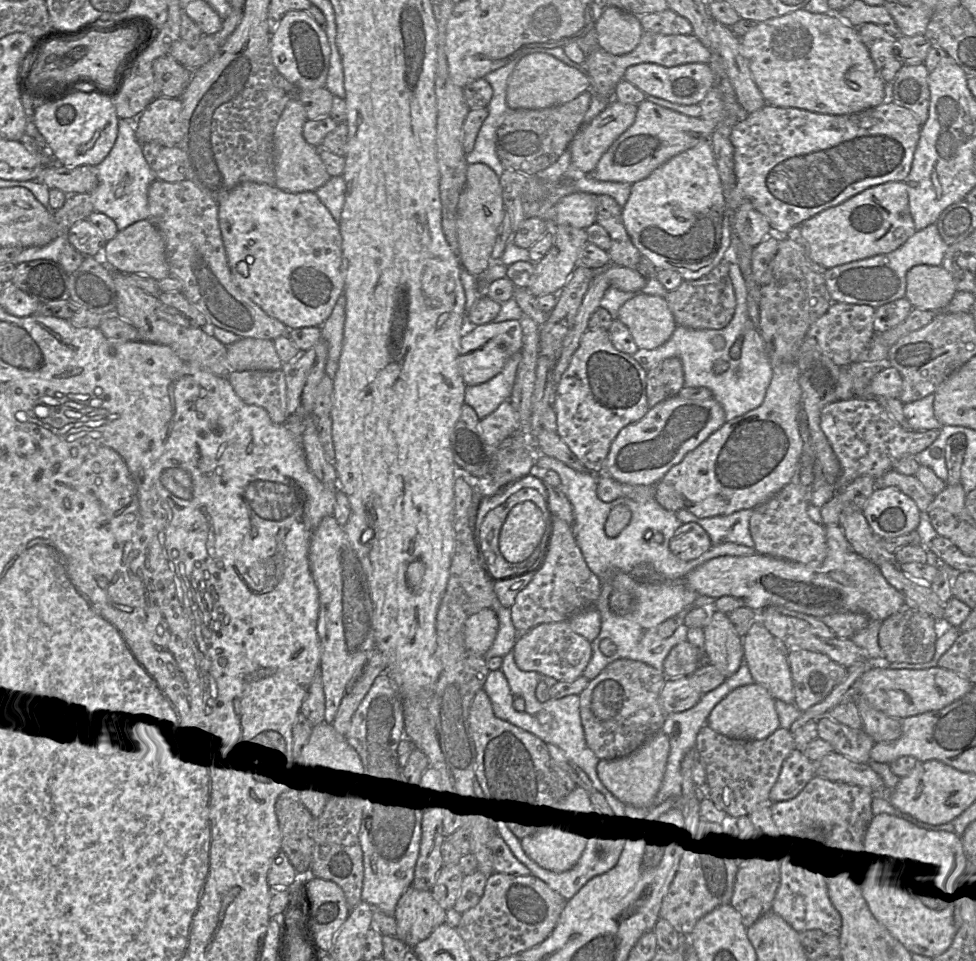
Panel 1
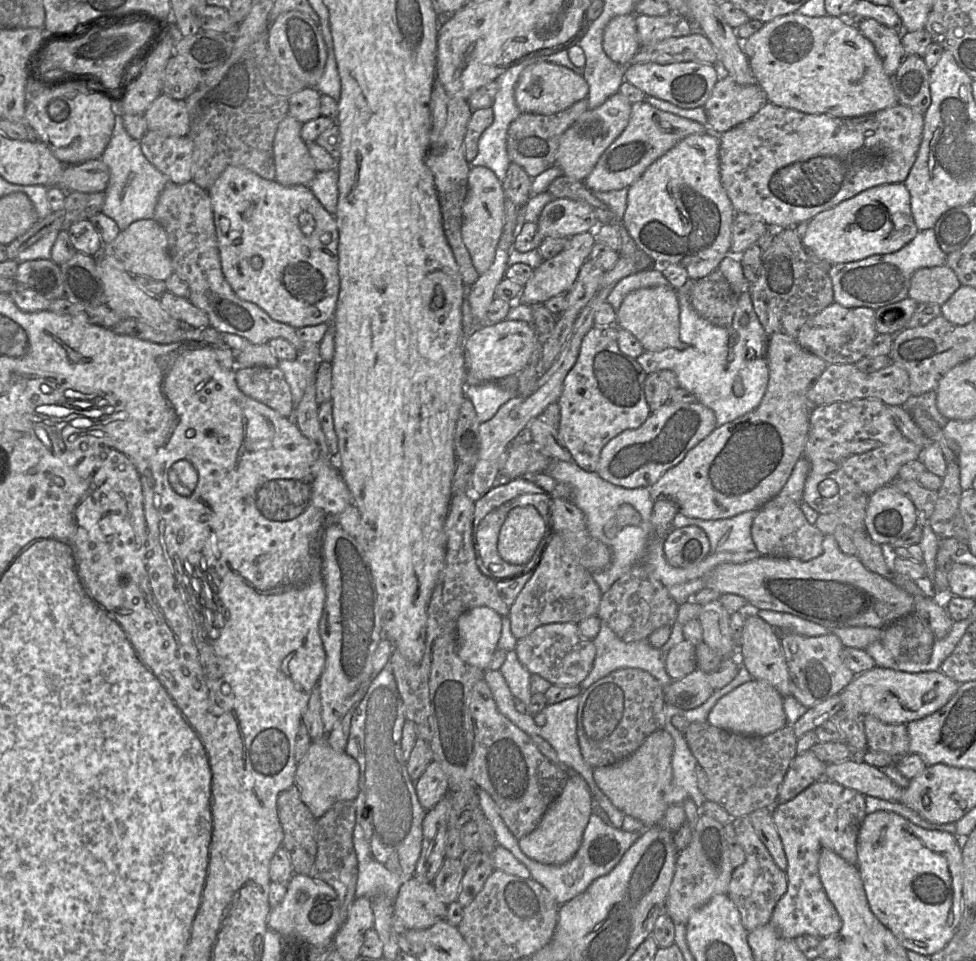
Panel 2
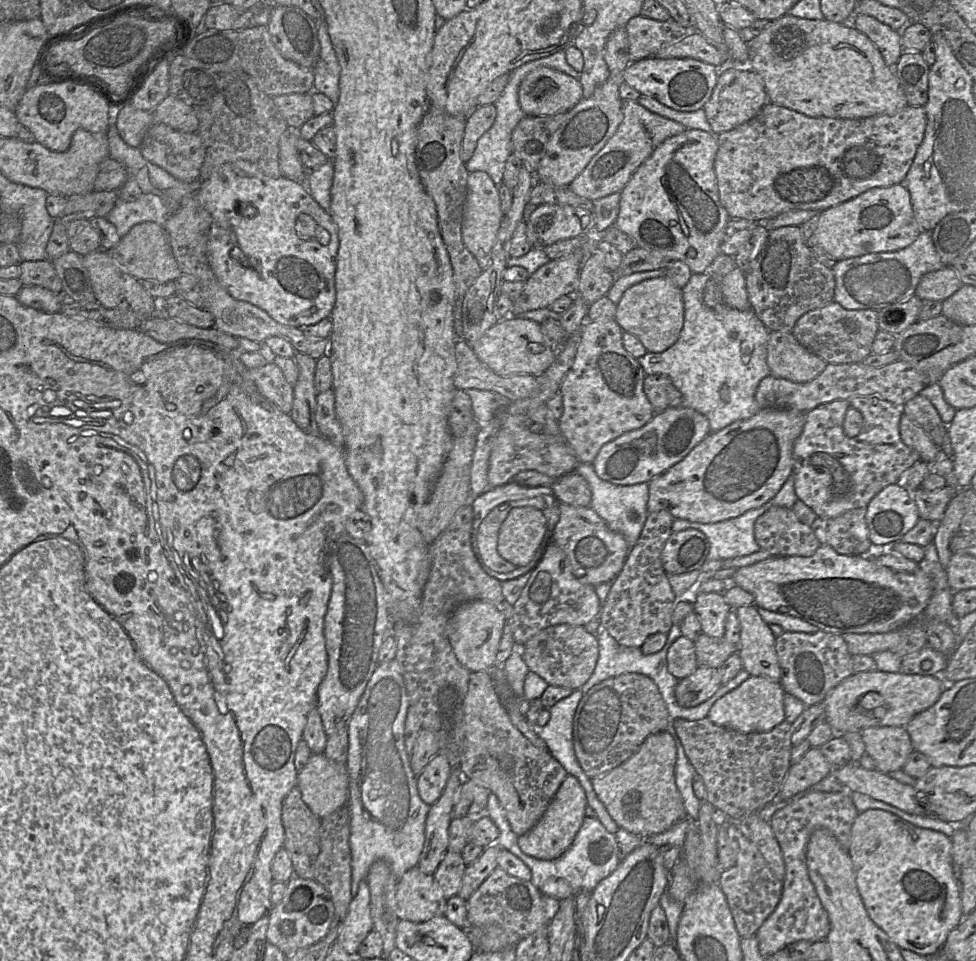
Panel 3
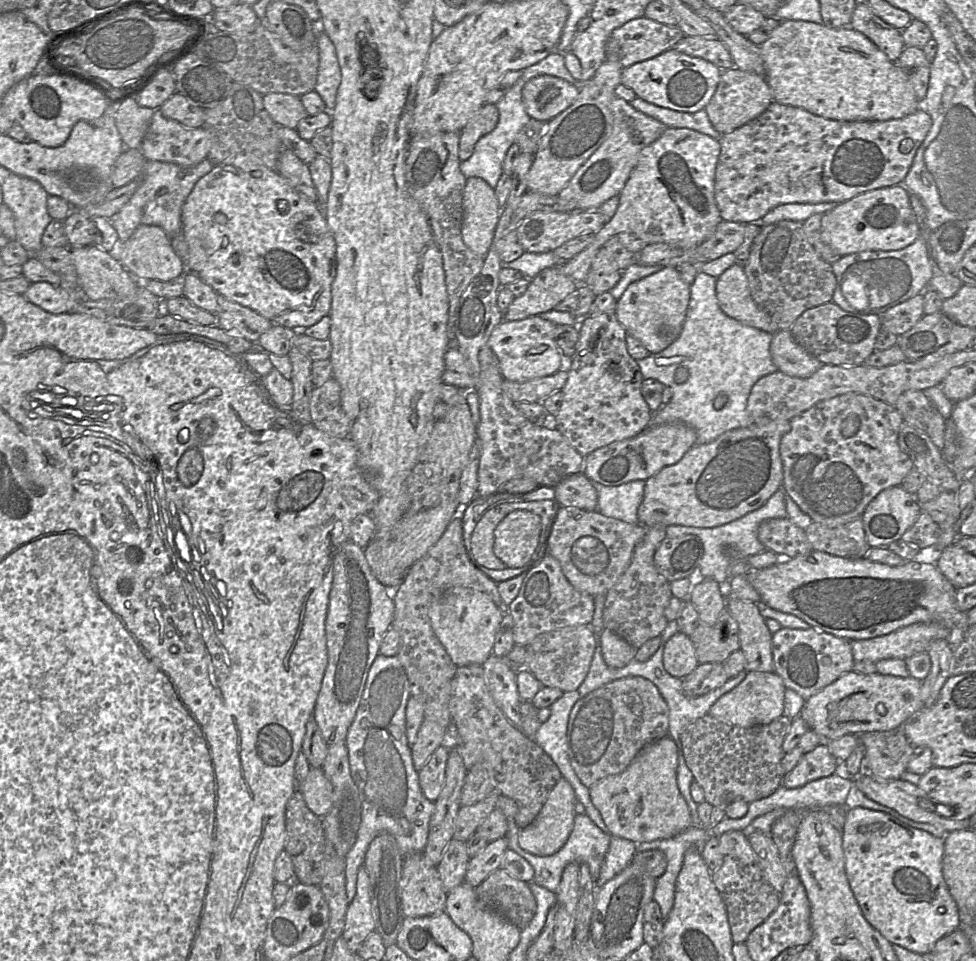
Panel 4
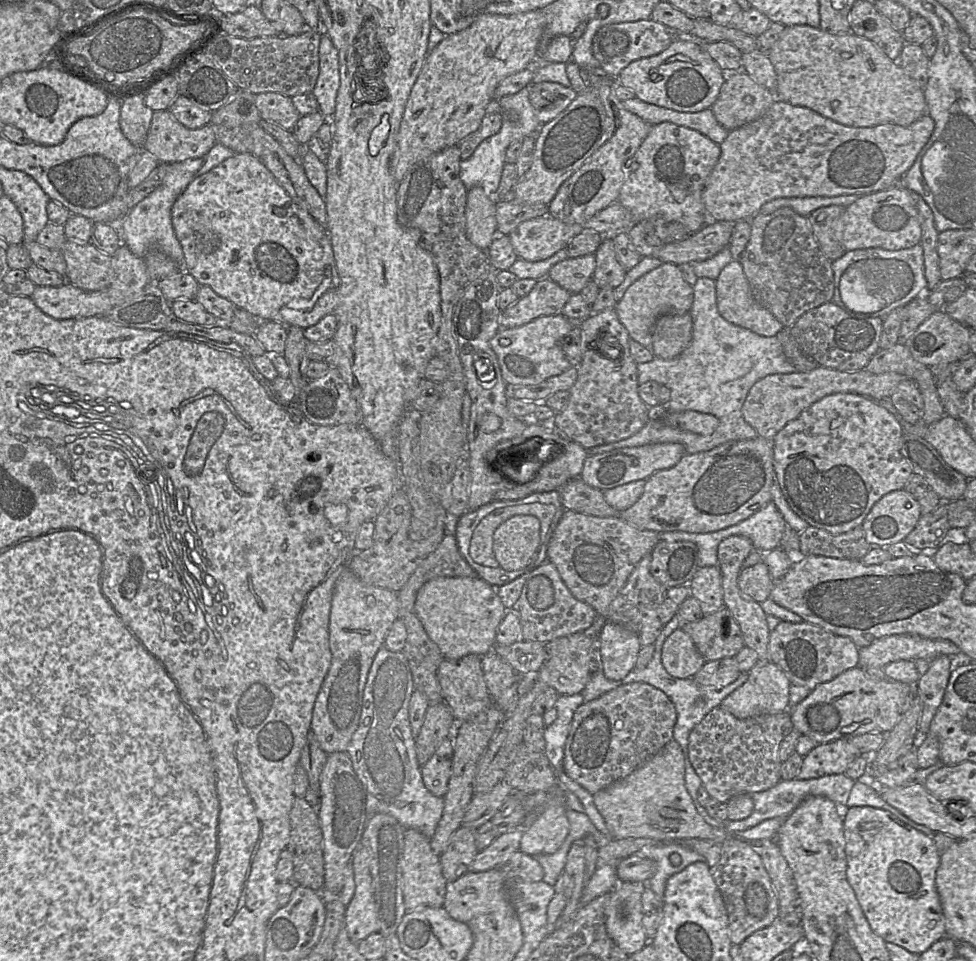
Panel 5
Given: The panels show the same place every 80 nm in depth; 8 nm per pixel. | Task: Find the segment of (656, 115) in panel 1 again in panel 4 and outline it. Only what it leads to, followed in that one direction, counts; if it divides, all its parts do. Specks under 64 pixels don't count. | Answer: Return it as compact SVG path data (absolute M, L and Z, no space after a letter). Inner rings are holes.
M614 96L611 101L612 130L607 139L582 164L565 187L557 195L565 201L575 201L579 210L597 210L605 201L619 195L641 151L657 140L667 126L636 110L629 102Z

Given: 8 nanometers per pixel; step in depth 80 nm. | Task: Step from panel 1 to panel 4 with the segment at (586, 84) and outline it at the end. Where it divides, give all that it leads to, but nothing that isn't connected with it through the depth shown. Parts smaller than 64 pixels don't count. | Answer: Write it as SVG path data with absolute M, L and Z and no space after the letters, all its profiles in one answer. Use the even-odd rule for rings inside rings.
M555 76L531 78L522 88L522 101L527 114L548 122L566 110L578 97L579 89Z

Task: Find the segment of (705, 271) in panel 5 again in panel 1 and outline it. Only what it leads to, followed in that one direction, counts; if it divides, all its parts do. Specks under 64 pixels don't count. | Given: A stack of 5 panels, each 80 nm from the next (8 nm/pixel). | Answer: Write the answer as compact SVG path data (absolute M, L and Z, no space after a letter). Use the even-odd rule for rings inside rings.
M732 255L728 256L729 275L732 281L736 296L736 309L731 322L723 329L702 329L695 330L683 326L677 326L670 339L663 345L653 349L638 349L632 356L648 372L655 368L663 360L678 358L683 366L684 387L705 387L712 392L712 398L719 402L724 410L726 421L739 417L759 407L772 379L772 366L765 343L759 331L759 308L758 303L748 293L746 282L740 270L740 266L733 260ZM718 360L729 363L728 369L722 374L714 373L714 365Z

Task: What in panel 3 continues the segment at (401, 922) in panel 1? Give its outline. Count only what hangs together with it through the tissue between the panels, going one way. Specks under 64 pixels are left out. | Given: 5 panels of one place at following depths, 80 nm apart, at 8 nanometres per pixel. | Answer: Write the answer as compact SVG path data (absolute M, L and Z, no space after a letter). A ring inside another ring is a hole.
M416 866L405 872L397 884L397 914L400 920L415 923L426 922L445 913L447 898L436 882L434 875L425 874Z

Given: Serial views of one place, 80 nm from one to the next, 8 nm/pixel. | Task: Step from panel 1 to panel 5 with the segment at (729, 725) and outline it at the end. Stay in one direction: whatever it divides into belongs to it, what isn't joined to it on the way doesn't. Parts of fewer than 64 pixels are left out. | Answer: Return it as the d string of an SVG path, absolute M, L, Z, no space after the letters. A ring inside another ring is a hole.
M770 660L759 661L747 674L747 680L722 700L721 707L738 719L789 710L789 689L791 682L779 666Z

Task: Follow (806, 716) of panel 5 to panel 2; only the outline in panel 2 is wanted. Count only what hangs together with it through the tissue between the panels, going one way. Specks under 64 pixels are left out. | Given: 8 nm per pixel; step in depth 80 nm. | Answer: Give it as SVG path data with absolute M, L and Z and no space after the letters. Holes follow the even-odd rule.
M874 668L856 675L841 691L842 709L860 717L872 715L884 723L907 724L943 707L956 693L959 683L940 670L909 673L893 668Z

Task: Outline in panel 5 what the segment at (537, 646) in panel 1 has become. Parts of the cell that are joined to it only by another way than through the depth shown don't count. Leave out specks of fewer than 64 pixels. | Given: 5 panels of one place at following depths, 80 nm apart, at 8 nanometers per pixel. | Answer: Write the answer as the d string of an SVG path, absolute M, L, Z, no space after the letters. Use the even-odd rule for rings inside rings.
M576 632L547 642L545 644L546 658L538 671L539 678L558 694L580 694L590 678L596 638L588 632Z

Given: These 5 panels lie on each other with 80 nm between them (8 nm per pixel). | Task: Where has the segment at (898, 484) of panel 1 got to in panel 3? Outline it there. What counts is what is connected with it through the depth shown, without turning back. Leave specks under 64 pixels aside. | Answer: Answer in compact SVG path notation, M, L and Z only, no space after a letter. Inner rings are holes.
M946 485L935 491L927 491L919 487L910 492L918 508L919 519L925 519L937 525L943 518L949 502L955 496L956 489Z

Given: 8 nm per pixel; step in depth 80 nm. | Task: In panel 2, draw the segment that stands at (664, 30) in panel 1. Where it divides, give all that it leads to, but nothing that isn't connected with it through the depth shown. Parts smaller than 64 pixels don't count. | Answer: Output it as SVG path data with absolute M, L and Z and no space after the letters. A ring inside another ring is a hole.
M671 11L664 16L636 15L635 21L640 46L687 36L694 30L691 21Z

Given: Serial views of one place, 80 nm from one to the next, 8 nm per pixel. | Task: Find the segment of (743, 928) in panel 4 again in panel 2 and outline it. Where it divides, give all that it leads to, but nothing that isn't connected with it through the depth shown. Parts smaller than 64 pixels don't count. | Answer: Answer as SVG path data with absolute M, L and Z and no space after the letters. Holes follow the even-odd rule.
M749 816L734 818L733 827L736 833L738 843L744 850L745 861L741 866L735 868L732 872L732 877L729 883L727 894L737 907L741 916L741 922L745 930L747 932L750 932L770 922L776 904L787 890L787 877L785 871L779 869L779 867L774 862L772 856L768 852L767 848L759 839Z

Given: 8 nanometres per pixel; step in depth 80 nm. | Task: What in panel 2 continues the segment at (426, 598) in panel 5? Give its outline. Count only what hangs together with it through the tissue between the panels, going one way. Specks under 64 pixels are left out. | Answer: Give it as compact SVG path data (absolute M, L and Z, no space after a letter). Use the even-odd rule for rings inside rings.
M480 606L464 612L457 620L457 653L467 664L489 669L502 629L502 616Z

